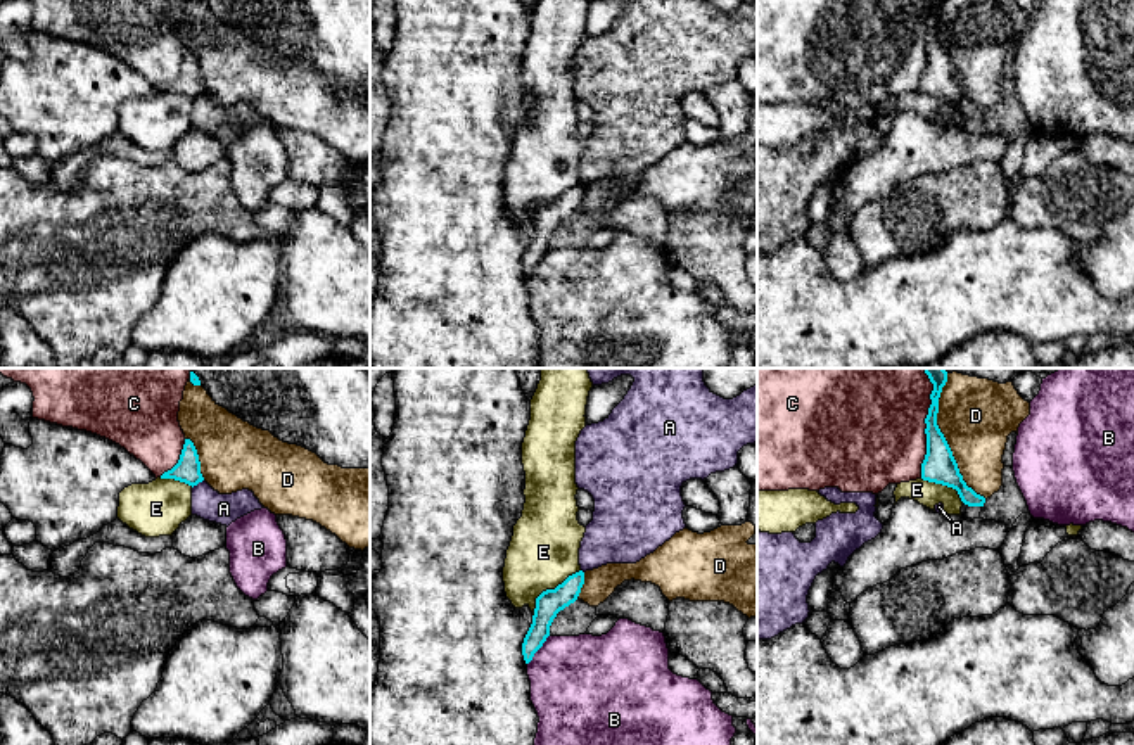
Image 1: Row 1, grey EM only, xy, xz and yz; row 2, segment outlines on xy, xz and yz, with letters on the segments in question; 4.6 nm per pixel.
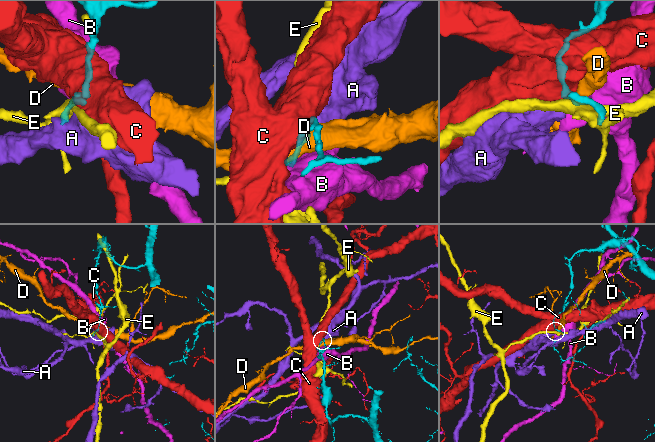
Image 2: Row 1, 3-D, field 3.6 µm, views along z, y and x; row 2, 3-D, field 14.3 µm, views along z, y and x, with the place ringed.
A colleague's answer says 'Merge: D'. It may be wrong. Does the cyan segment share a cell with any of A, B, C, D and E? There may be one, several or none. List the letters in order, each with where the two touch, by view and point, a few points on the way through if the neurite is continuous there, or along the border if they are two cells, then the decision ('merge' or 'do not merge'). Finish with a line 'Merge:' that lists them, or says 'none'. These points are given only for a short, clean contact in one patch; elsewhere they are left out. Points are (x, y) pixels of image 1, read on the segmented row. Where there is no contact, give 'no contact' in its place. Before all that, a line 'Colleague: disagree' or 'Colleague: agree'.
Colleague: disagree
A: contact xy (197, 483); border xy (203, 479), (192, 488); do not merge
B: contact xz (538, 649); border xz (548, 635), (528, 664); do not merge
C: contact yz (925, 422); do not merge
D: contact yz (951, 452); do not merge
E: contact xz (548, 590); do not merge
Merge: none

